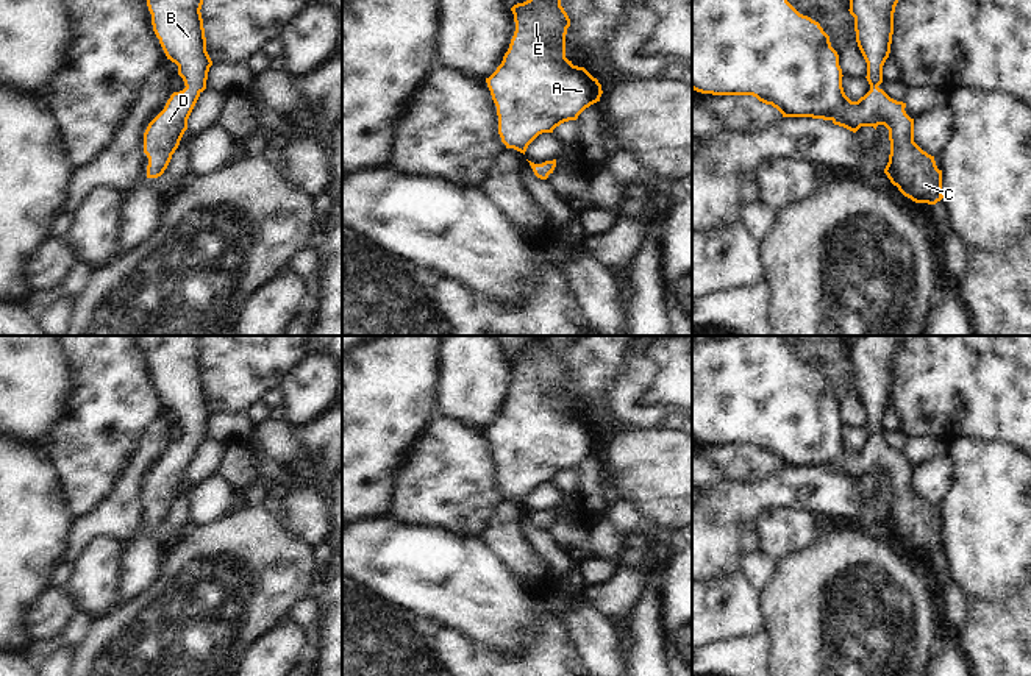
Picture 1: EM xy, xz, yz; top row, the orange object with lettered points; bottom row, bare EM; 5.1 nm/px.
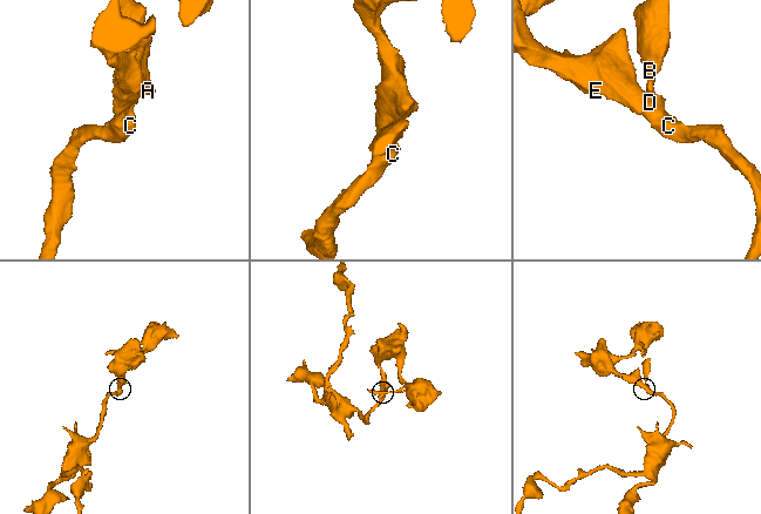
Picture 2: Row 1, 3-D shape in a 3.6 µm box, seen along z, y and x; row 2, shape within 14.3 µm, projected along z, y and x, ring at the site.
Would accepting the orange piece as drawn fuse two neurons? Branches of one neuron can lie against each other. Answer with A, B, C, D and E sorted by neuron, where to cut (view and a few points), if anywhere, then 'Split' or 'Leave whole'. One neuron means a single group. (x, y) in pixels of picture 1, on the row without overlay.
Groups: A B C D E. No split. Leave whole

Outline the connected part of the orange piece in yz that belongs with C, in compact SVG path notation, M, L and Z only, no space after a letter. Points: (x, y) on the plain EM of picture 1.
M734 336L726 340L720 342L698 342L692 345L692 439L701 443L712 443L712 445L753 445L759 451L765 454L772 454L776 457L783 467L812 467L812 468L823 468L831 470L834 475L844 476L853 482L856 482L861 476L873 476L876 479L878 475L884 475L889 479L889 490L890 490L890 504L889 512L884 518L884 523L890 529L898 540L911 548L915 553L928 553L936 554L944 548L942 545L942 520L937 518L934 506L923 501L914 492L914 468L911 468L904 457L906 453L897 451L890 448L883 439L878 436L883 432L883 415L890 403L892 384L894 384L894 362L895 356L900 350L901 336L844 336L845 343L850 350L850 364L854 367L854 381L856 381L856 392L858 397L867 412L867 431L870 434L870 440L861 447L858 451L851 451L842 437L842 418L839 415L839 404L831 397L829 386L823 381L819 372L812 370L808 365L800 364L786 348L786 345L776 336Z

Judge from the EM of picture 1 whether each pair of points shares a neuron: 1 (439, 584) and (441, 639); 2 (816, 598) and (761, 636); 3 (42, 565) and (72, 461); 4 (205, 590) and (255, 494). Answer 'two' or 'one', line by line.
1: two
2: two
3: two
4: two

